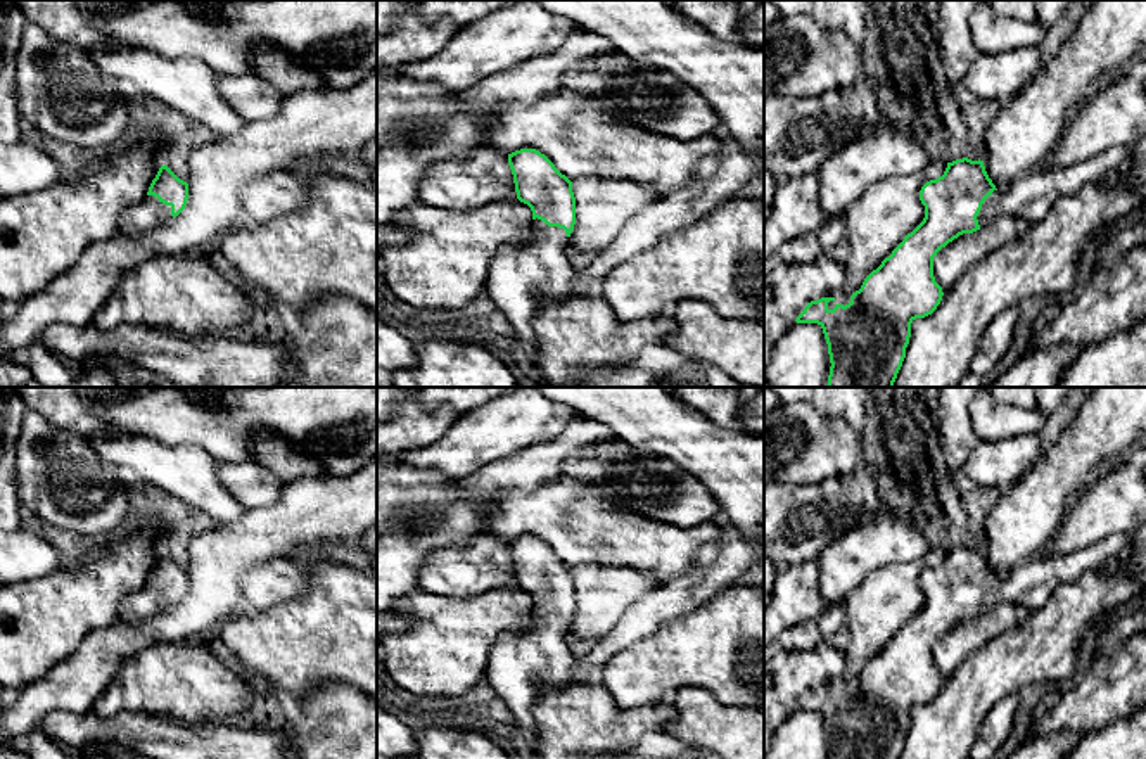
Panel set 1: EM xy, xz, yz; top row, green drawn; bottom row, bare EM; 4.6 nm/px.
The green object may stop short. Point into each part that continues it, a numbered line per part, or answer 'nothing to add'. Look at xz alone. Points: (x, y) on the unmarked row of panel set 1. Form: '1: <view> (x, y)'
1: xz (519, 664)

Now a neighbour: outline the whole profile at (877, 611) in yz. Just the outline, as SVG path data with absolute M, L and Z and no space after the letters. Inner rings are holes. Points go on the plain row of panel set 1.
M932 546L913 562L878 569L844 602L844 624L828 643L845 655L845 683L859 678L864 666L923 609L920 577L945 555L945 546Z

